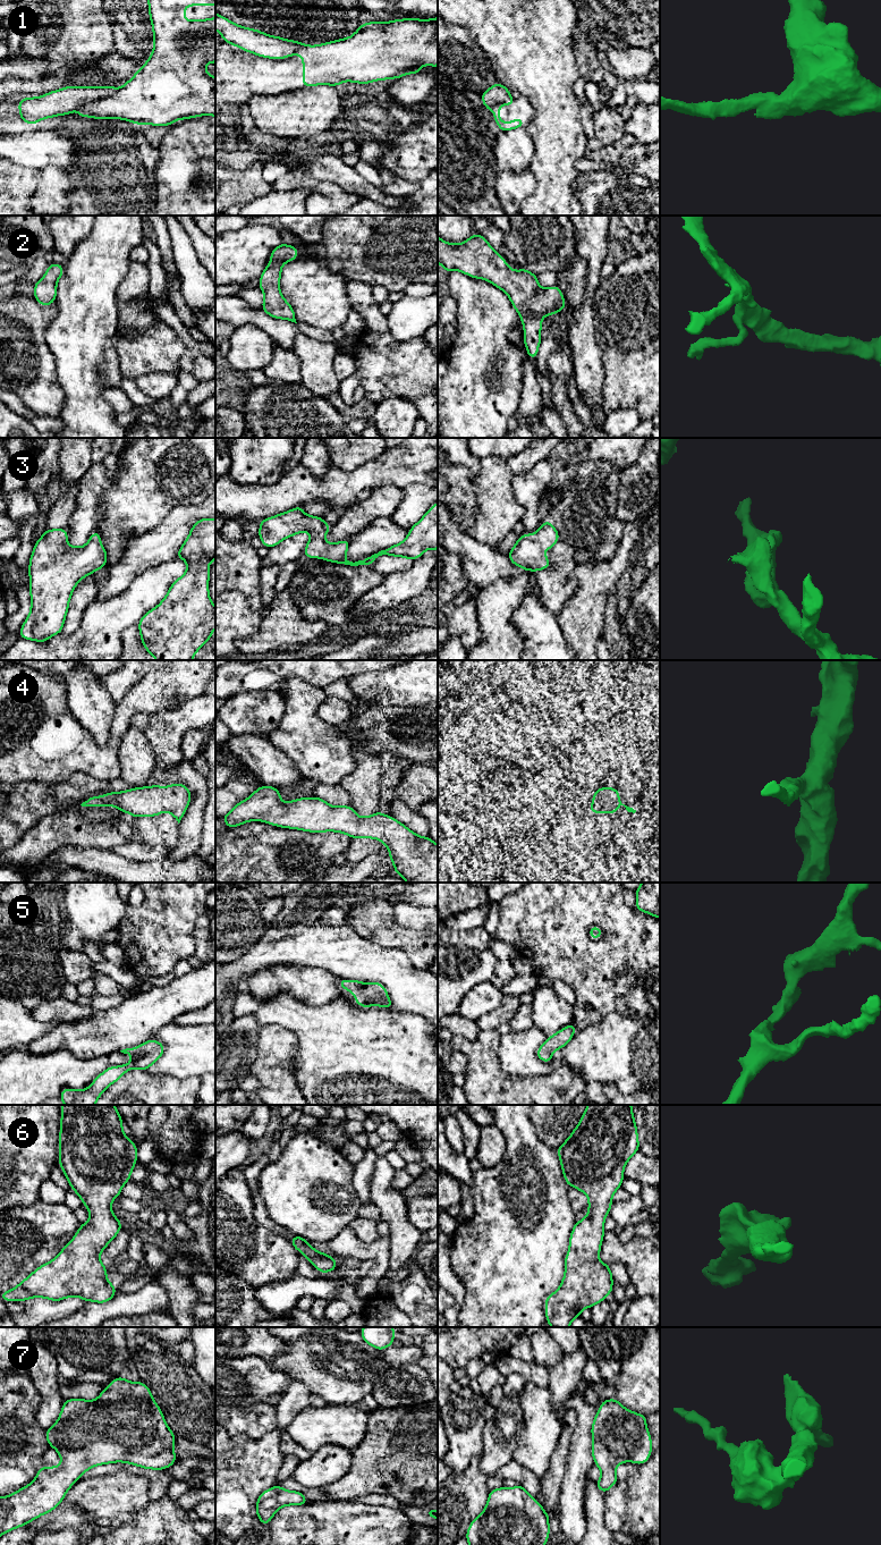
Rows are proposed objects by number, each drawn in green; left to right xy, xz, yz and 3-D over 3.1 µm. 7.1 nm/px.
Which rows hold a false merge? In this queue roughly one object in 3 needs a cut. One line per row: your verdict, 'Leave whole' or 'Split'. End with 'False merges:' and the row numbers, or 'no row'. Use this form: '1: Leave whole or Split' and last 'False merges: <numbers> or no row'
1: Split
2: Leave whole
3: Leave whole
4: Leave whole
5: Leave whole
6: Leave whole
7: Leave whole
False merges: 1

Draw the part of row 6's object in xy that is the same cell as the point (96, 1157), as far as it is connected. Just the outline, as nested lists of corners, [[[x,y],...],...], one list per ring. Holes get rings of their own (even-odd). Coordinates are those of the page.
[[[62,1105],[59,1165],[91,1217],[81,1224],[73,1240],[56,1258],[39,1266],[16,1288],[0,1293],[3,1301],[26,1301],[35,1297],[60,1301],[78,1297],[104,1303],[115,1297],[117,1289],[107,1280],[107,1267],[99,1256],[122,1227],[120,1219],[112,1214],[111,1202],[130,1180],[136,1162],[137,1146],[124,1133],[122,1120],[115,1105]]]

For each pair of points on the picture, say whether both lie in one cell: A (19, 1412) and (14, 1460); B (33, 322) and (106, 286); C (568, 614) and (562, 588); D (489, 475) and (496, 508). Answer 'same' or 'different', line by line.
A: same
B: different
C: different
D: same

